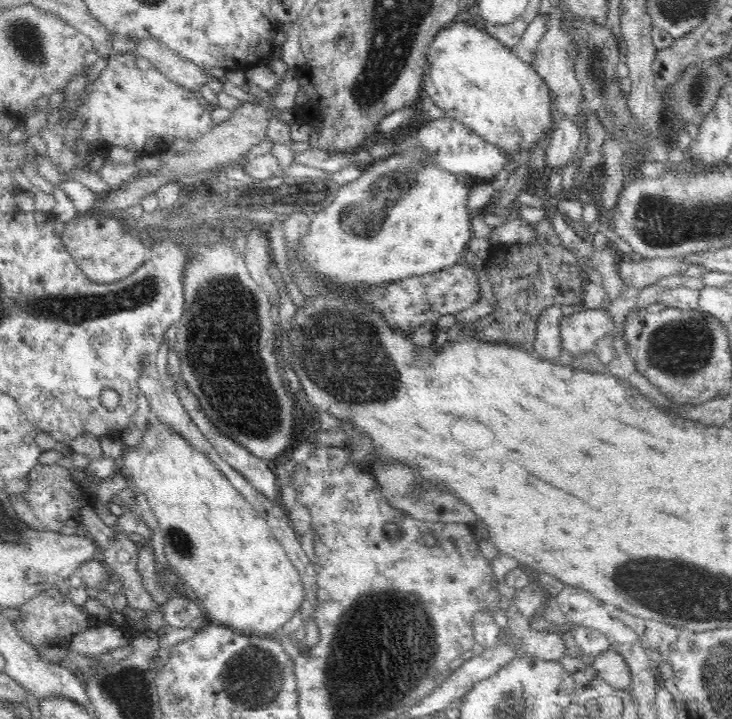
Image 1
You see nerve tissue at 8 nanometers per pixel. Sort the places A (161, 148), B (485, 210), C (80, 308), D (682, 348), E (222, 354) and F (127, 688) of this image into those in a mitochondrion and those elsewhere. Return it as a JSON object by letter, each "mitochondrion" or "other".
{"A":"other","B":"other","C":"mitochondrion","D":"mitochondrion","E":"mitochondrion","F":"mitochondrion"}

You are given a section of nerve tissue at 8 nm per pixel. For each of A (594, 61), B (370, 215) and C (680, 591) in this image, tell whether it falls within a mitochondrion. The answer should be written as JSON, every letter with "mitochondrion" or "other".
{"A":"mitochondrion","B":"mitochondrion","C":"mitochondrion"}

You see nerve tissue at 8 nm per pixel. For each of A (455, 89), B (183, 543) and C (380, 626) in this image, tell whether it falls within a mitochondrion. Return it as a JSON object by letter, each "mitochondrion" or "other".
{"A":"other","B":"mitochondrion","C":"mitochondrion"}

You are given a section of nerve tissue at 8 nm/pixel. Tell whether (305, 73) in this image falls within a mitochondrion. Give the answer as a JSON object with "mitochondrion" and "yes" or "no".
{"mitochondrion":"no"}

